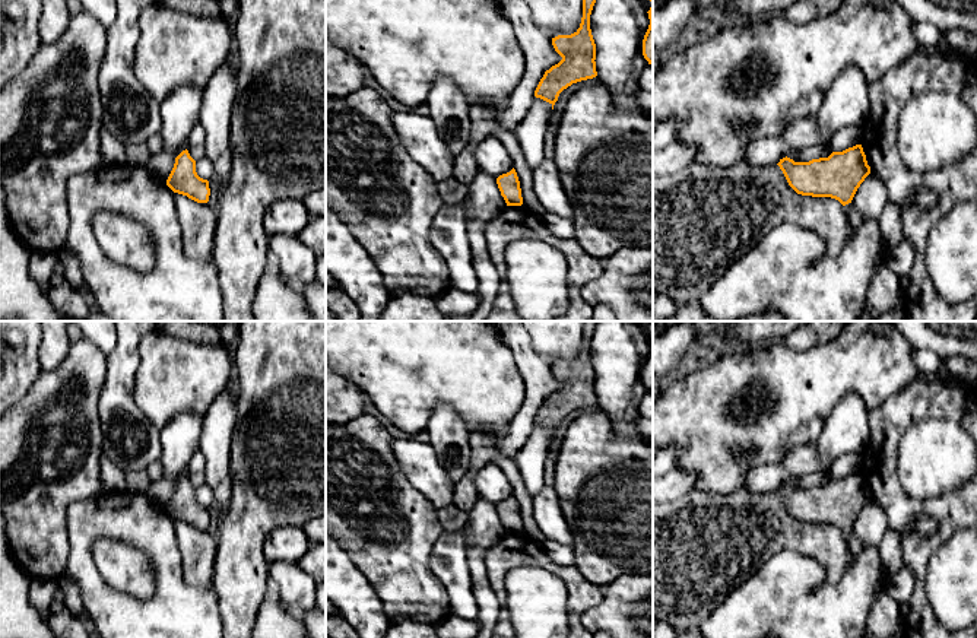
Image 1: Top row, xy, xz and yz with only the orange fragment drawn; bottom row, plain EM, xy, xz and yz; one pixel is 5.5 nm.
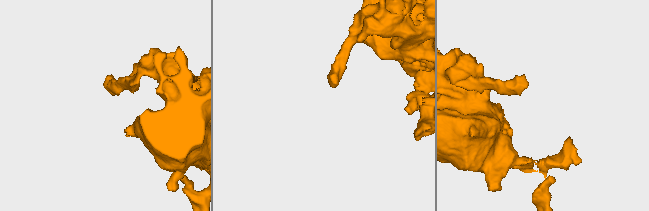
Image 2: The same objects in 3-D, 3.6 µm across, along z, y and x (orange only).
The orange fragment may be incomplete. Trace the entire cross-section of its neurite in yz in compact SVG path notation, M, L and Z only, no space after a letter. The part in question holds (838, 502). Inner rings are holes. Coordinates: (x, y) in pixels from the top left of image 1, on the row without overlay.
M862 472L809 489L794 489L786 483L777 492L797 521L831 524L843 533L851 530L857 515L870 501Z

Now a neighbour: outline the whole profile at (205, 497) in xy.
M207 483L196 489L196 499L203 507L210 507L213 502L213 492Z

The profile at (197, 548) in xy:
M174 520L178 547L184 566L184 580L190 585L212 588L218 542L207 530L197 530Z

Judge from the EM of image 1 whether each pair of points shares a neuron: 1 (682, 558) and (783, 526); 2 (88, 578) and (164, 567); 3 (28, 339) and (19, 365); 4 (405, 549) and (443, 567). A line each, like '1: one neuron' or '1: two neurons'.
1: one neuron
2: one neuron
3: one neuron
4: two neurons

